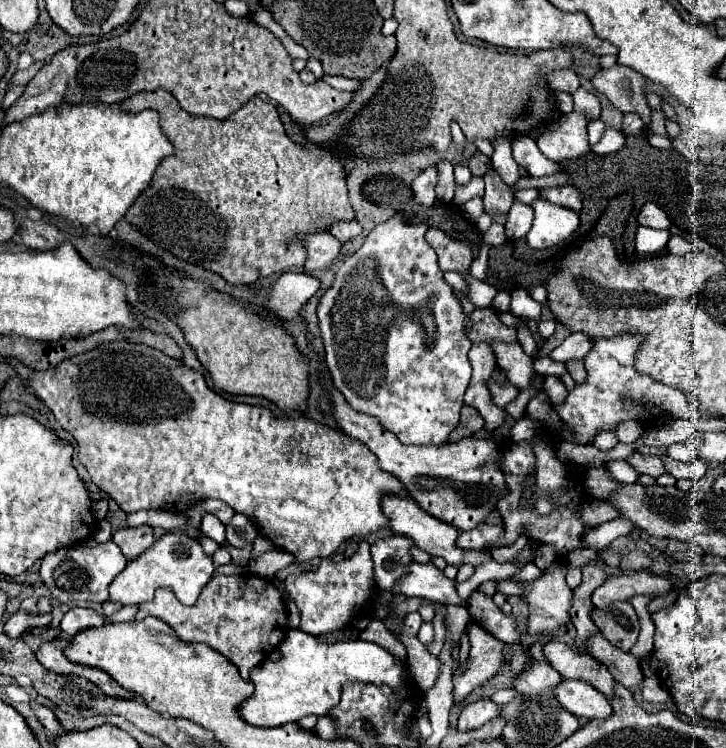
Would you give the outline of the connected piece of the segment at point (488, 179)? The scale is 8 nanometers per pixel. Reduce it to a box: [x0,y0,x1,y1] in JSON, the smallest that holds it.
[483,170,513,214]

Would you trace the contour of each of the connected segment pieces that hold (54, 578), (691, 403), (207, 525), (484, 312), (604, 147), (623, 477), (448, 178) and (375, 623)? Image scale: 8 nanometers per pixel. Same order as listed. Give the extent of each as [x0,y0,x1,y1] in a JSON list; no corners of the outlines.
[[41,540,129,602],[553,334,701,444],[201,514,225,544],[467,308,517,342],[591,128,625,154],[605,460,639,484],[435,160,453,202],[359,620,407,659]]

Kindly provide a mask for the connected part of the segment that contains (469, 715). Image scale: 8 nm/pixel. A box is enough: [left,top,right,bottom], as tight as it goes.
[457,698,499,732]

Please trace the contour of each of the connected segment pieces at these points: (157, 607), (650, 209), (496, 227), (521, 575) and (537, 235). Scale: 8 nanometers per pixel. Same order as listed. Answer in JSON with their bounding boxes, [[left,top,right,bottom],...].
[[135,574,287,680],[639,202,669,230],[483,222,507,246],[512,562,543,580],[527,198,579,248]]

